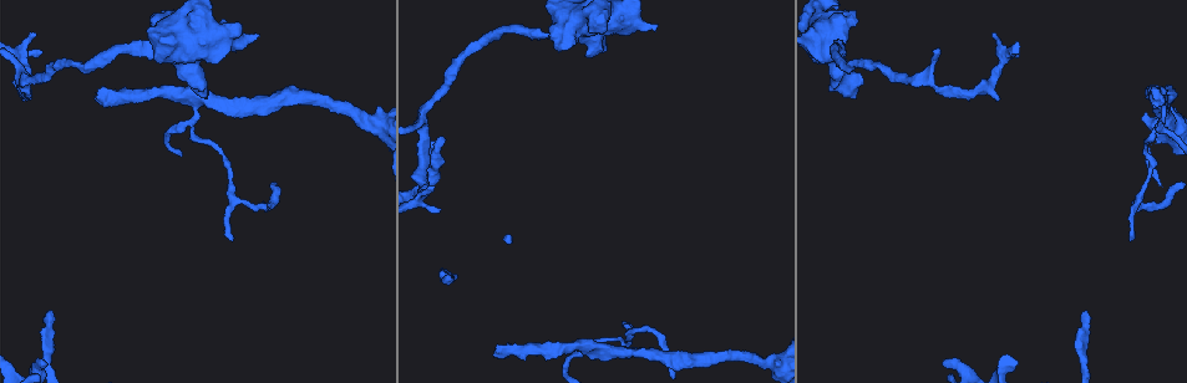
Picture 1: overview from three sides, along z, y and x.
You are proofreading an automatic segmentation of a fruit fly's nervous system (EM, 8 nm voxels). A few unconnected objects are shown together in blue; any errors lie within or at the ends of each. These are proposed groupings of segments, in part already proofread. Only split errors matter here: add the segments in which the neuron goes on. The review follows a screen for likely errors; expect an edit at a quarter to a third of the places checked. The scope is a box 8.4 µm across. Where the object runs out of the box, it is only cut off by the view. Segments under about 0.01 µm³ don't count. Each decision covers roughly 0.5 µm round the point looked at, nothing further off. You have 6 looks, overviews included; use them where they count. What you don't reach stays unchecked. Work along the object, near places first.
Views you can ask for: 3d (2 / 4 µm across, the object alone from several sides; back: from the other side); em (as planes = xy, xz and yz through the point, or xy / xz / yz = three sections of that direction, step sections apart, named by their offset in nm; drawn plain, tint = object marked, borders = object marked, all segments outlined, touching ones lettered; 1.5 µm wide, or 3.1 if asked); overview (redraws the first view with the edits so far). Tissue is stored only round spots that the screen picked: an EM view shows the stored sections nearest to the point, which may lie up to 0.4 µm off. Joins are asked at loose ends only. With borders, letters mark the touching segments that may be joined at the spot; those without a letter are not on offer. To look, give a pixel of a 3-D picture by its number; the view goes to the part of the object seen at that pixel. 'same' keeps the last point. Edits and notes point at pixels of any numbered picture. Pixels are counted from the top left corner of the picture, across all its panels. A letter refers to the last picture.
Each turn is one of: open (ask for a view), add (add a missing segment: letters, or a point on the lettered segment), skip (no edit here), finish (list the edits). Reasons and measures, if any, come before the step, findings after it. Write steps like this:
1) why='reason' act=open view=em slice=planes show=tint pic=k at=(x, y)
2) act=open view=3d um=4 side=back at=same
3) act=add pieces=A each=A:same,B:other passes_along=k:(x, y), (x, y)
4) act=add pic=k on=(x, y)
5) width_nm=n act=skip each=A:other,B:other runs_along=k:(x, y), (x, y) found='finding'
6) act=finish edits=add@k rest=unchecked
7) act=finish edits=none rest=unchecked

why='an open end' act=open view=em slice=planes show=borders pic=1 at=(943, 364)

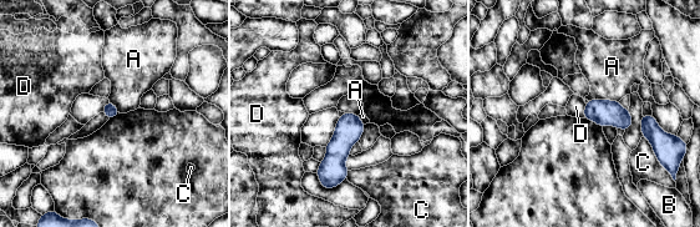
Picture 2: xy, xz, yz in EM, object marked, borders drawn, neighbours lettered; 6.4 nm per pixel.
act=skip each=A:other,B:other,C:other,D:other border=2:(344, 111), (358, 115) found='none of them fits'

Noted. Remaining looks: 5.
why='branch stops here' act=open view=em slice=yz step=8 show=tint pic=1 at=(441, 279)

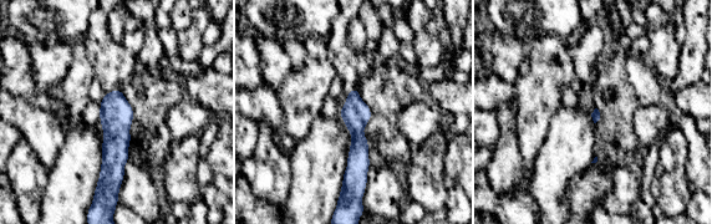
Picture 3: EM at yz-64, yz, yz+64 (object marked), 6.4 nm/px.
why='cut it another way' act=open view=em slice=planes show=borders at=same

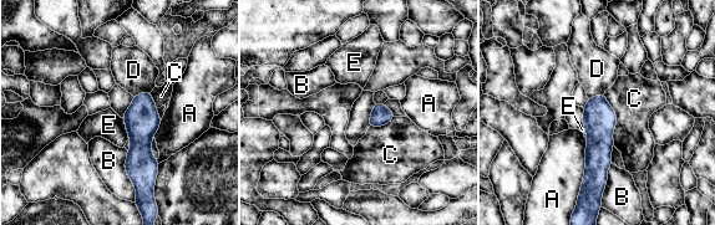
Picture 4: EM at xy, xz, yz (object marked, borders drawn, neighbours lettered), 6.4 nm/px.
longest_contact=A:400nm act=add pieces=D each=A:other,B:other,C:other,D:same,E:other passes_along=4:(142, 121), (142, 92), (133, 70) found='the neuron continues'

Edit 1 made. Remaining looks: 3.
why='stops while still wide' act=open view=em slice=yz step=4 show=borders pic=1 at=(258, 36)

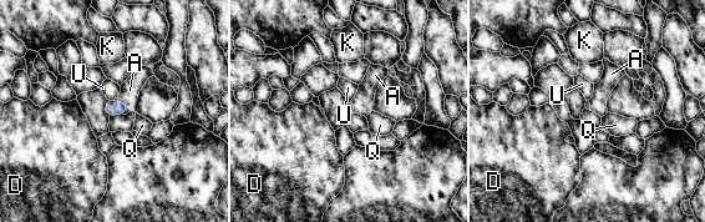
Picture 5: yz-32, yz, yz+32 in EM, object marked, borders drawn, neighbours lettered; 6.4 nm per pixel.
act=add pieces=A each=A:same,D:other,K:other,Q:other,U:other passes_along=5:(113, 107), (125, 105), (130, 90) found='it goes on there'

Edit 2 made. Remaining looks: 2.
act=finish edits=add@4,add@5 rest=unchecked

